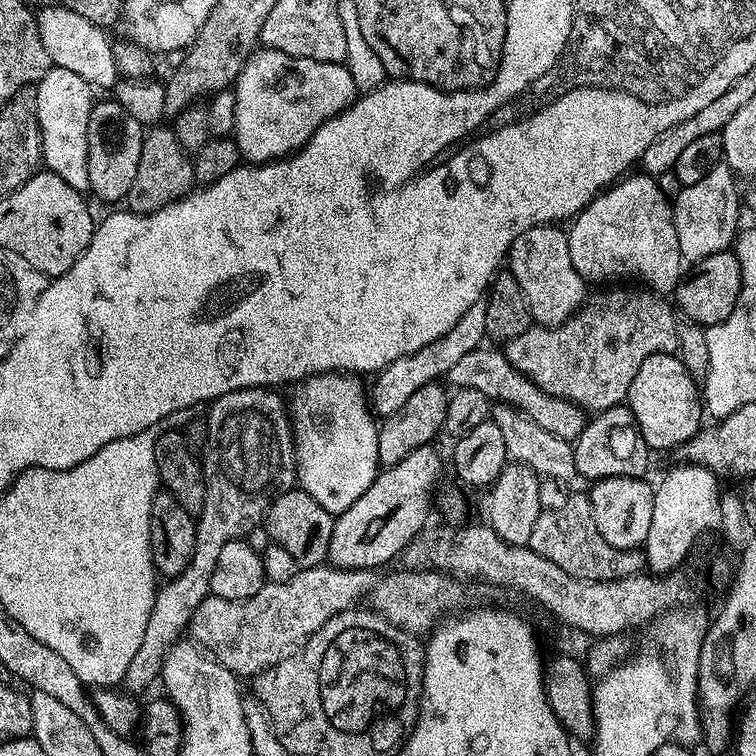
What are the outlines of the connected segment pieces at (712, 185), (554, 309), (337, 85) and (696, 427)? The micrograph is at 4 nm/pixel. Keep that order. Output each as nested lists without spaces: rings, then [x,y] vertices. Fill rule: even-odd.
[[[721,162],[706,178],[694,182],[694,186],[681,187],[671,201],[674,230],[678,230],[678,250],[685,261],[710,258],[710,254],[726,252],[733,247],[741,227],[740,212],[742,214],[742,194],[736,190],[736,183],[736,173]]]
[[[539,224],[514,238],[506,257],[512,276],[518,278],[526,306],[537,325],[561,324],[579,312],[585,299],[586,281],[574,270],[574,258],[570,258],[568,234],[556,224]]]
[[[263,46],[253,51],[236,76],[234,91],[234,139],[241,157],[252,164],[267,164],[303,148],[318,126],[343,112],[358,95],[344,64],[287,56]]]
[[[663,352],[654,354],[638,366],[634,382],[630,382],[628,409],[634,414],[642,438],[646,438],[649,449],[679,449],[690,438],[694,438],[702,427],[706,409],[702,403],[702,392],[698,381],[682,366],[679,355]]]

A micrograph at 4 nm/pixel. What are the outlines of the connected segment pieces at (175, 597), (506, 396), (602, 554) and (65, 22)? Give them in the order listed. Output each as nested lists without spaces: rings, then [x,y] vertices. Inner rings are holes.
[[[267,387],[239,388],[211,401],[207,409],[208,453],[202,456],[206,498],[202,510],[195,517],[194,554],[180,576],[161,583],[156,589],[156,601],[146,622],[146,634],[142,634],[142,646],[138,646],[130,666],[126,666],[126,674],[122,681],[123,687],[129,693],[141,694],[140,692],[146,691],[152,683],[157,683],[166,654],[183,637],[180,636],[183,632],[185,635],[186,629],[192,623],[194,610],[198,610],[198,606],[211,593],[210,578],[214,578],[214,565],[218,562],[218,554],[222,554],[222,546],[226,546],[226,542],[231,540],[247,537],[249,535],[247,532],[252,532],[255,528],[259,529],[273,500],[297,487],[296,441],[292,434],[292,422],[285,401],[283,399],[280,401],[280,396],[276,392],[279,391],[269,390]]]
[[[481,346],[470,350],[470,354],[464,355],[456,365],[450,366],[446,377],[447,383],[453,389],[469,388],[470,390],[482,390],[482,394],[486,394],[489,401],[504,401],[511,407],[519,408],[535,424],[542,426],[542,430],[550,430],[550,434],[554,434],[558,438],[575,442],[582,434],[586,423],[585,409],[579,408],[571,400],[563,400],[543,392],[533,380],[528,379],[523,372],[519,372],[508,361],[507,355],[501,349],[499,352],[496,348],[499,347]]]
[[[569,495],[558,510],[543,510],[534,522],[534,530],[530,530],[527,547],[534,549],[542,558],[554,562],[558,570],[566,570],[579,580],[594,582],[610,582],[618,578],[630,578],[641,575],[645,571],[643,551],[640,548],[615,548],[598,534],[598,526],[594,526],[594,514],[587,495]]]
[[[63,6],[44,8],[41,12],[37,11],[35,17],[42,46],[46,46],[46,54],[55,67],[71,70],[73,74],[78,74],[78,78],[82,78],[97,89],[108,88],[112,83],[117,83],[112,53],[113,41],[108,38],[109,33],[105,29],[90,22],[90,18],[82,18],[82,14]]]

